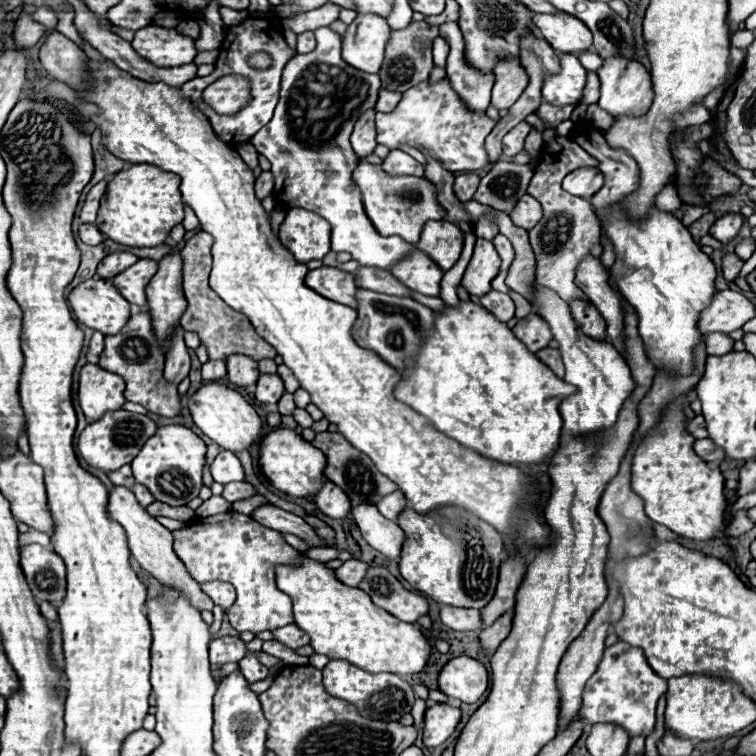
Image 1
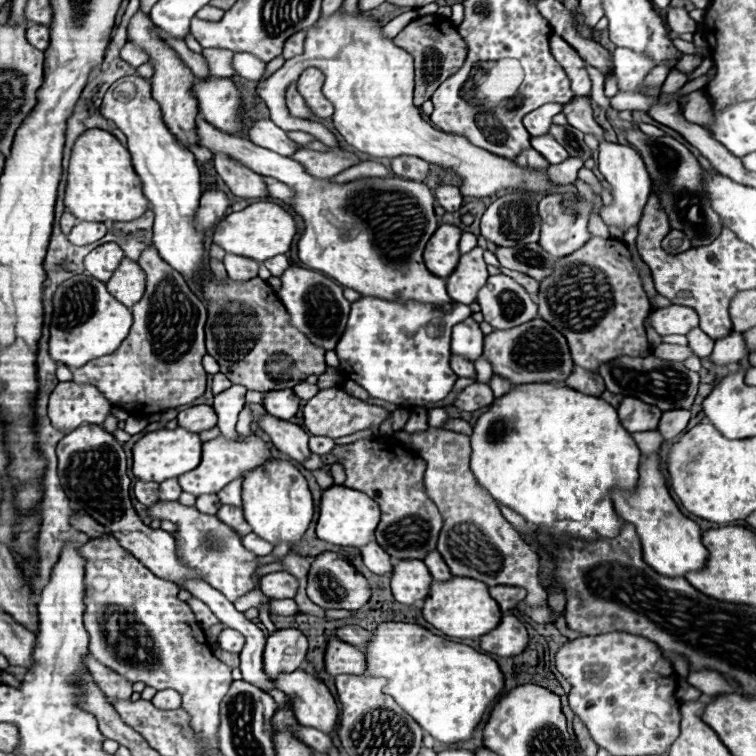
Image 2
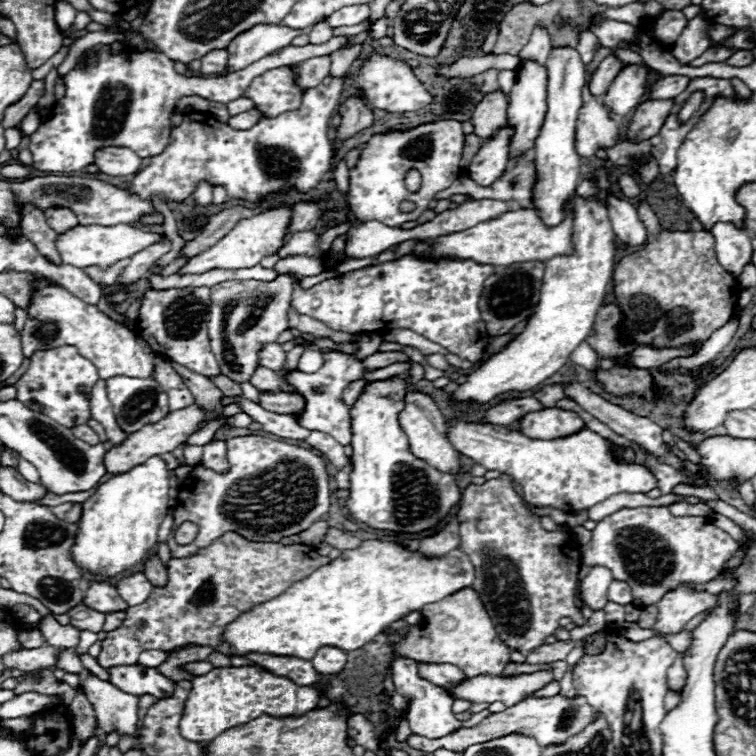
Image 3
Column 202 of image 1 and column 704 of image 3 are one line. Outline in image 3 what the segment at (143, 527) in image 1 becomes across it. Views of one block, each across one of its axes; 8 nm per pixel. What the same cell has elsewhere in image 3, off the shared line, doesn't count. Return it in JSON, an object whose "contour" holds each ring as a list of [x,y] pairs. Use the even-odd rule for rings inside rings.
{"contour":[[[694,584],[678,586],[658,602],[658,618],[652,630],[656,630],[660,636],[678,634],[696,614],[718,606],[718,596],[694,592],[692,586]]]}

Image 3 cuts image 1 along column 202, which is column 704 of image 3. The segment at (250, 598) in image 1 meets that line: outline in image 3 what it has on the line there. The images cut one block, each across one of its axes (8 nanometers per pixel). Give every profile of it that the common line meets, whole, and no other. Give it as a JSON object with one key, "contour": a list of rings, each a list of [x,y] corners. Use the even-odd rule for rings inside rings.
{"contour":[[[640,506],[622,508],[600,520],[592,540],[580,546],[580,556],[582,564],[590,568],[604,566],[612,570],[614,580],[622,580],[632,588],[632,604],[646,608],[658,604],[668,590],[684,582],[710,582],[738,550],[740,546],[728,532],[702,516],[672,516],[664,506]]]}

